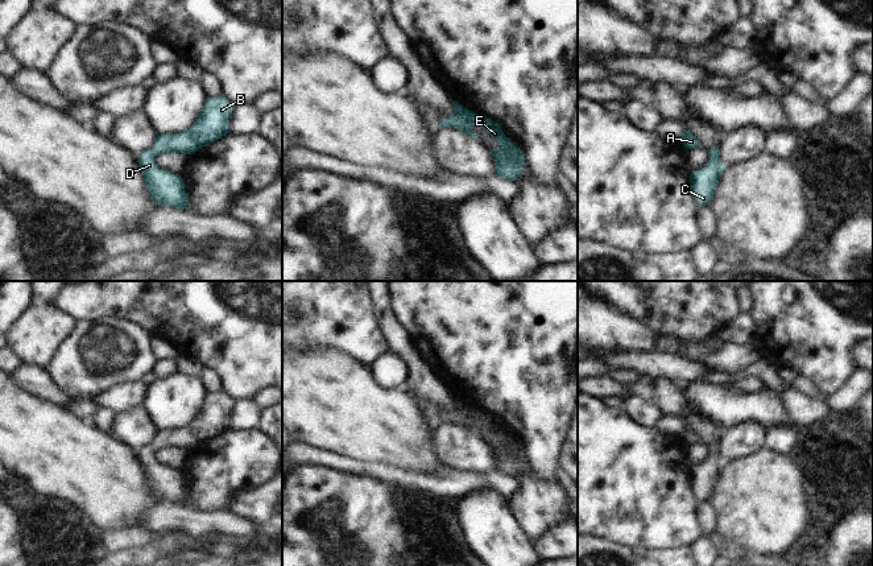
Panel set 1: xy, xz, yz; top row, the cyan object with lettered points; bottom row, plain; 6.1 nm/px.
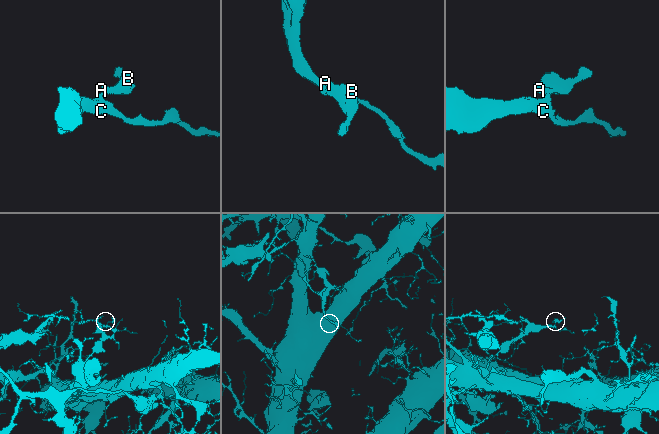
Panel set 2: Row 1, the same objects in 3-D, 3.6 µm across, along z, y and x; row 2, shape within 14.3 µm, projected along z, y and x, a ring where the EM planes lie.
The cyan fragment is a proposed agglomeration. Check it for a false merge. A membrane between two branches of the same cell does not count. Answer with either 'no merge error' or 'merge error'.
no merge error

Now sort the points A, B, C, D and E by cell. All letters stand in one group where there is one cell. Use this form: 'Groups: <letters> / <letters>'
Groups: A B C D E.

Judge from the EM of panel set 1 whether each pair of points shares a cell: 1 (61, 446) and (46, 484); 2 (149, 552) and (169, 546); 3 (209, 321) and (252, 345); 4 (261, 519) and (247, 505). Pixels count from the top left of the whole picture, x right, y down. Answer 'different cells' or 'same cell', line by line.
1: same cell
2: same cell
3: same cell
4: same cell

